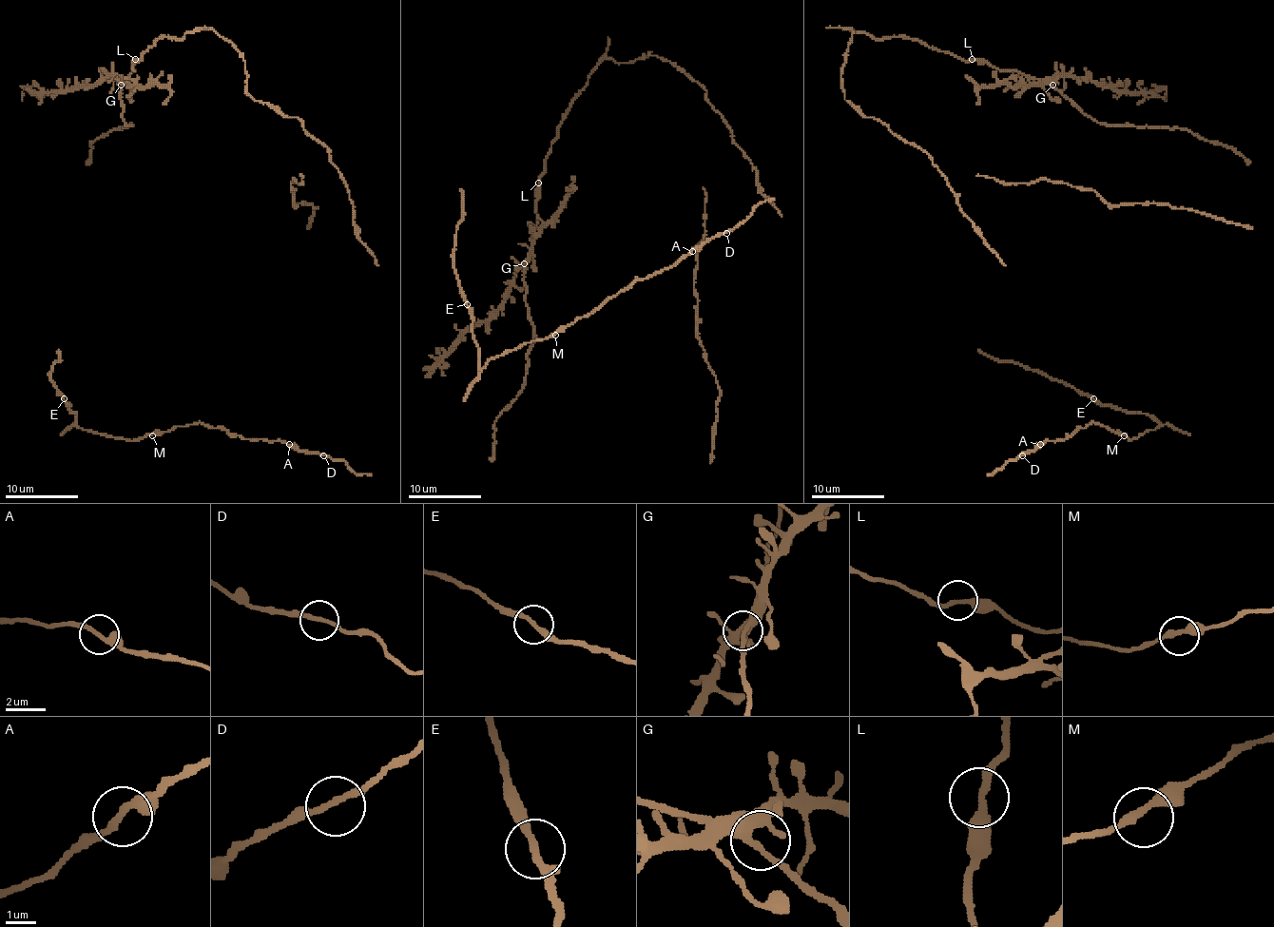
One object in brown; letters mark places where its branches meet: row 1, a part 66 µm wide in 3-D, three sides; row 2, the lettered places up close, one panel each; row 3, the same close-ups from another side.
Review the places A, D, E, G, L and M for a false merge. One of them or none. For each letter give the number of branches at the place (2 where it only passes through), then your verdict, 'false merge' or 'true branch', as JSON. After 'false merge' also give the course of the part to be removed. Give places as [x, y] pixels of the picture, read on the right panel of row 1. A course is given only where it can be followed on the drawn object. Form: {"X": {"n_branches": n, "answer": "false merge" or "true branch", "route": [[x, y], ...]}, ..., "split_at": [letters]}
{"A": {"n_branches": 2, "answer": "true branch"}, "D": {"n_branches": 2, "answer": "true branch"}, "E": {"n_branches": 2, "answer": "true branch"}, "G": {"n_branches": 2, "answer": "true branch"}, "L": {"n_branches": 2, "answer": "false merge", "route": [[973, 59], [848, 28], [842, 91], [862, 115], [923, 150], [959, 210], [1005, 265]]}, "M": {"n_branches": 2, "answer": "true branch"}, "split_at": ["L"]}

